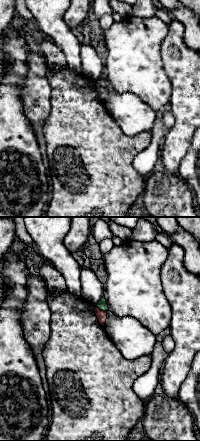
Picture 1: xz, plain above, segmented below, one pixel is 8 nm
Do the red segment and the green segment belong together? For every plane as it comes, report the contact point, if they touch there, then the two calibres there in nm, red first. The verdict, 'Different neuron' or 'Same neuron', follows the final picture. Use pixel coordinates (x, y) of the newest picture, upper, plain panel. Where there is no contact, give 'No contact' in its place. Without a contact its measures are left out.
Touches red at (101, 86). Thickness 80 nm (red) against 80 nm

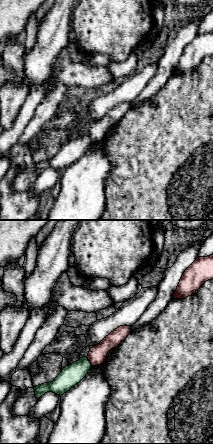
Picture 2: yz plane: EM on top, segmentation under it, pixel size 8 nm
Touches red at (89, 136). Thickness 150 nm (red) against 160 nm

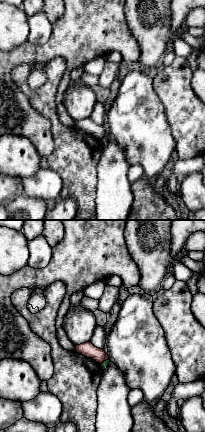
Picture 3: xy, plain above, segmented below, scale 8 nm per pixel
Touches red at (104, 136). Thickness 120 nm (red) against 50 nm

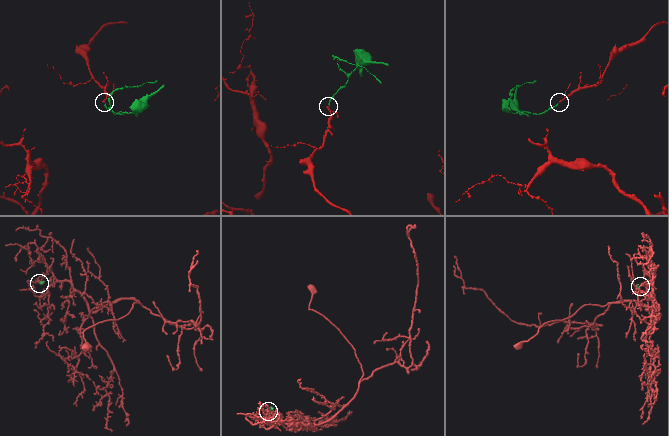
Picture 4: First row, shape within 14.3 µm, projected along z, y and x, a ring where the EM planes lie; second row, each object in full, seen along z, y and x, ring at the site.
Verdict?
Different neuron

